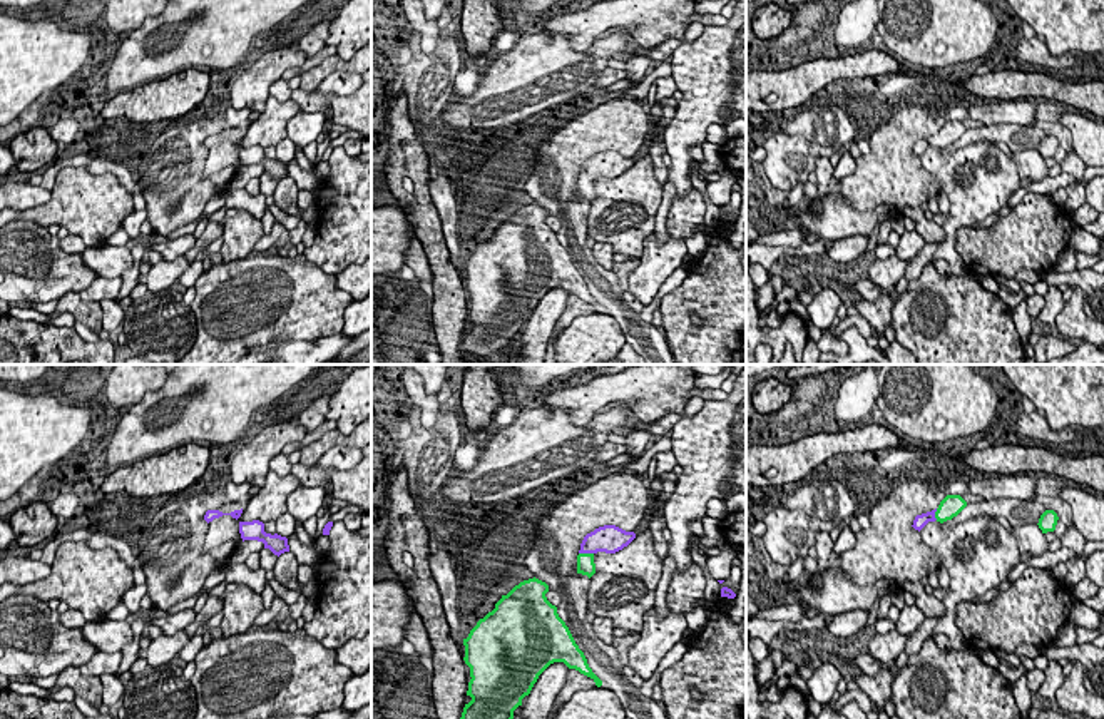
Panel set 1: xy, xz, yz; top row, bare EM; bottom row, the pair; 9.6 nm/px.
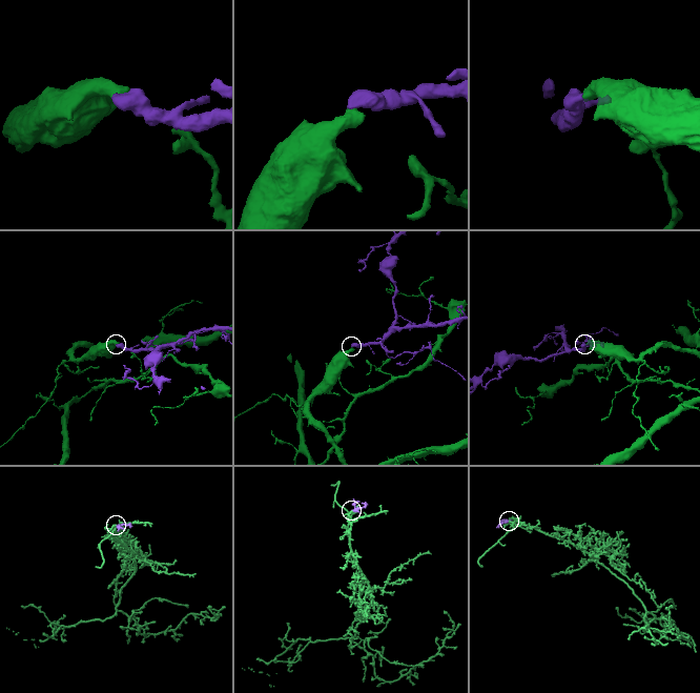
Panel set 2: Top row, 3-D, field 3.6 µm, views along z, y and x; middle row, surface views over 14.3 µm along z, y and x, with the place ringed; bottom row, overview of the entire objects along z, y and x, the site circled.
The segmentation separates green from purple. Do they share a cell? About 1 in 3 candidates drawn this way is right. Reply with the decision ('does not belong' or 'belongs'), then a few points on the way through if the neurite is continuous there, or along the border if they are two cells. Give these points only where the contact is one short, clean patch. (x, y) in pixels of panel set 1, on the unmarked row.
belongs; runs through xz (586, 191), (586, 179), (601, 164), (606, 164)

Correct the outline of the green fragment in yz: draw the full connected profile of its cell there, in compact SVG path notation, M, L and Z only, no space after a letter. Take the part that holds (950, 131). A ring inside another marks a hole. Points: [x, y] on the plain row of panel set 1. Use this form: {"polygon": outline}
{"polygon": "M947 120L935 135L917 140L912 152L920 157L928 147L943 149L957 142L965 132L967 127L960 120Z"}

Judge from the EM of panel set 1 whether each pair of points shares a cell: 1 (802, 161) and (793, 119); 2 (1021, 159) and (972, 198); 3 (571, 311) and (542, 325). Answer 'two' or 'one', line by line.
1: two
2: two
3: two

